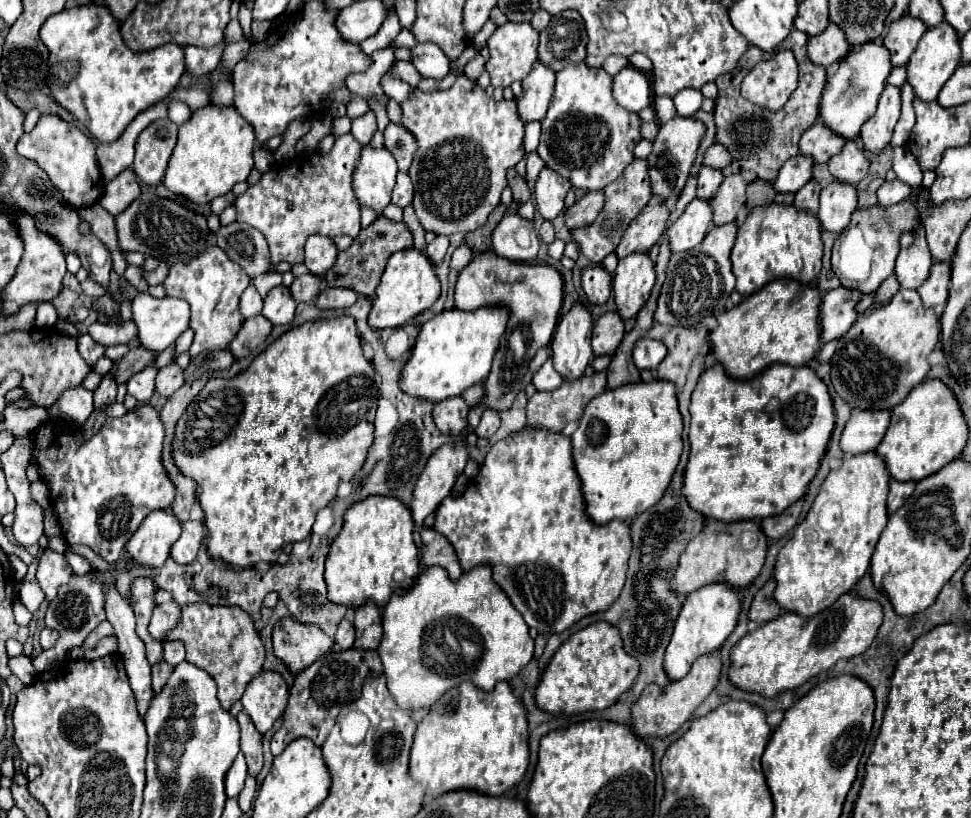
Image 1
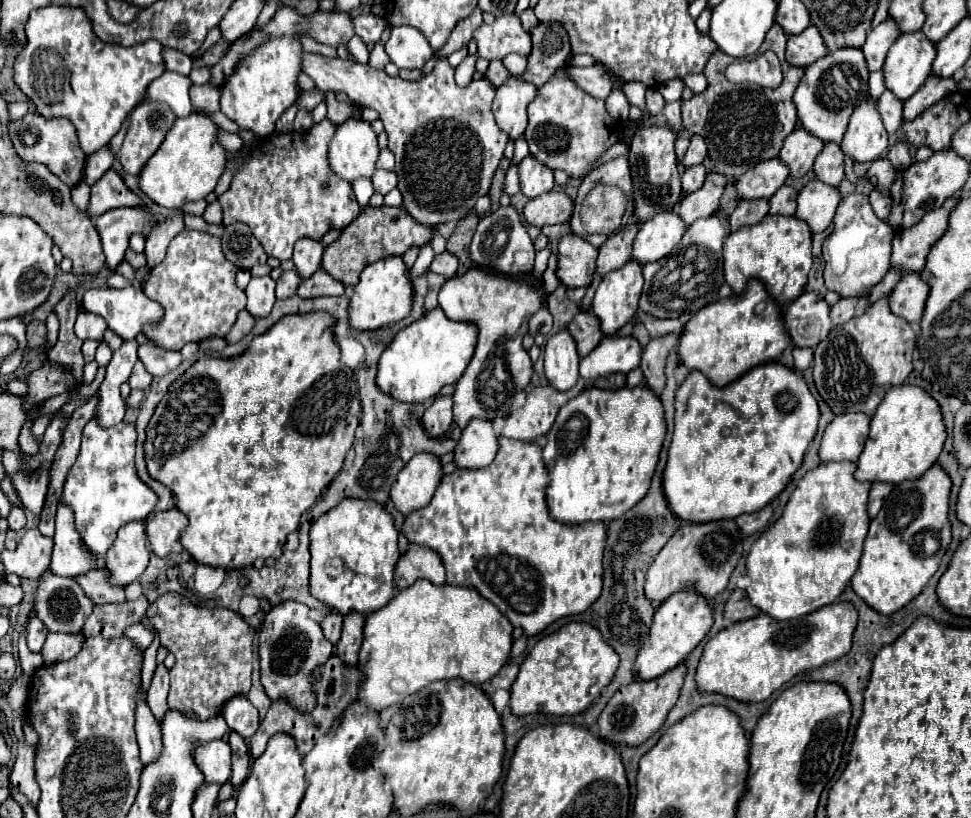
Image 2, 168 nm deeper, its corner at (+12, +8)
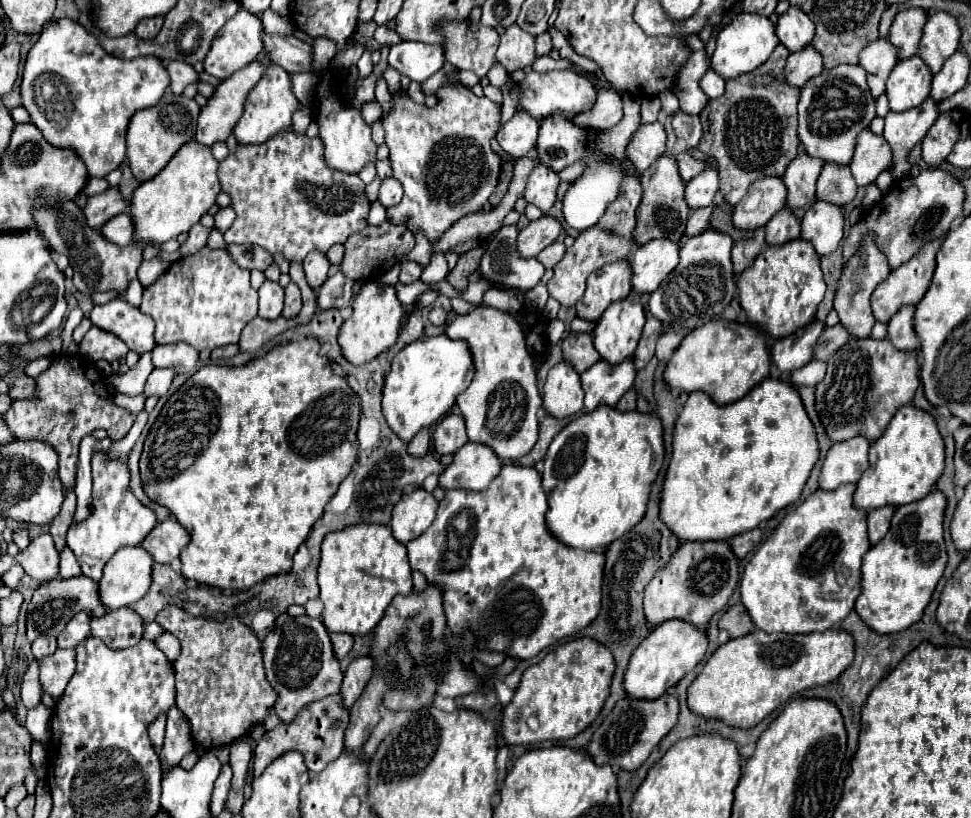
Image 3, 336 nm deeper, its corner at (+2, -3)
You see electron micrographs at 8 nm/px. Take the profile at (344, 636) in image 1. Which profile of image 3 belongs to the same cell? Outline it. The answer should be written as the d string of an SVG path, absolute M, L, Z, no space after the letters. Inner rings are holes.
M341 632L341 634L331 634L331 642L333 642L333 650L335 650L335 656L341 660L349 654L349 650L353 648L353 636L349 636L347 632Z

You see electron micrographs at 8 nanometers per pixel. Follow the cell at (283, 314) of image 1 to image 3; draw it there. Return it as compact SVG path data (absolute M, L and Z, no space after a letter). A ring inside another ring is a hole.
M265 280L259 288L259 316L265 320L277 320L283 310L283 288L279 282Z

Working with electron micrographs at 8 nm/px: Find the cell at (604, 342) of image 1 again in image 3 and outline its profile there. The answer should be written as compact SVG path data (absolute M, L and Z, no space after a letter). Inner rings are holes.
M569 332L561 346L563 346L563 358L571 362L579 374L583 374L587 368L591 368L601 358L597 356L597 350L593 348L591 332L583 332L583 334Z

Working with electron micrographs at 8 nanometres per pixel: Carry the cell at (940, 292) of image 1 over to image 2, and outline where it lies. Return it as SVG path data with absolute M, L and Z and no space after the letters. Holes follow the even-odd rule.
M907 273L901 277L901 281L893 287L889 297L889 309L897 317L903 317L909 325L917 329L923 313L923 305L927 301L927 285L919 281L917 273Z

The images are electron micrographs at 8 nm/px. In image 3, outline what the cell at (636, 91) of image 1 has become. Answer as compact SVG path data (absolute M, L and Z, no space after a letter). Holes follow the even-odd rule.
M531 70L531 72L527 72L527 76L523 80L521 102L519 102L517 110L527 110L533 118L541 120L541 118L553 114L555 110L573 112L573 114L589 112L595 106L595 100L597 100L597 86L591 80L587 80L583 74L579 74L579 72L561 70L561 72L537 74L537 72Z

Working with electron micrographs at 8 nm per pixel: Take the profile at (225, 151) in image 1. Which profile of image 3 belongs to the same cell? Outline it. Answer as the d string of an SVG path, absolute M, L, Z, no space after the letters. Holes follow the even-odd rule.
M191 140L185 144L185 148L179 148L177 156L173 156L173 160L169 160L169 164L155 178L143 182L133 194L129 214L135 222L137 240L145 244L163 244L181 232L189 232L191 226L195 226L201 216L207 214L209 208L217 202L221 192L217 168L219 162L213 158L211 148L201 148L197 140Z

